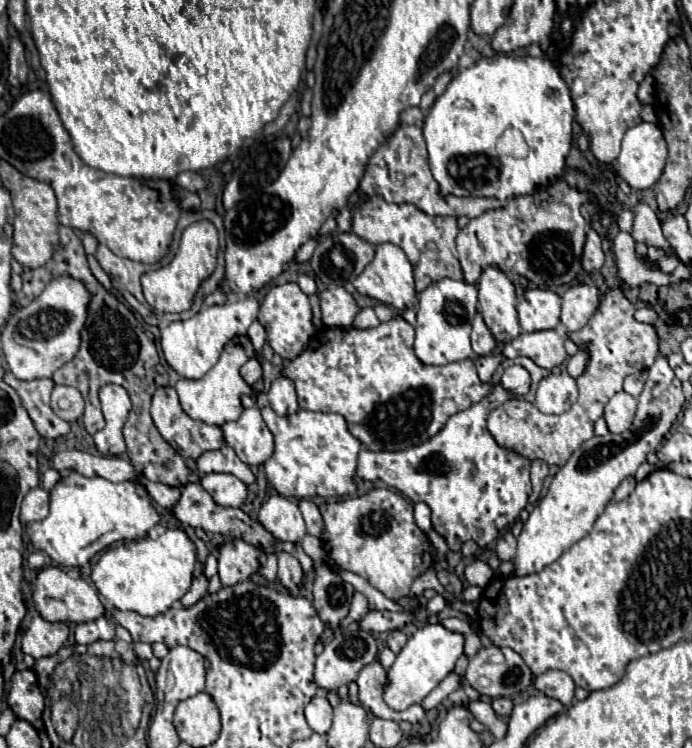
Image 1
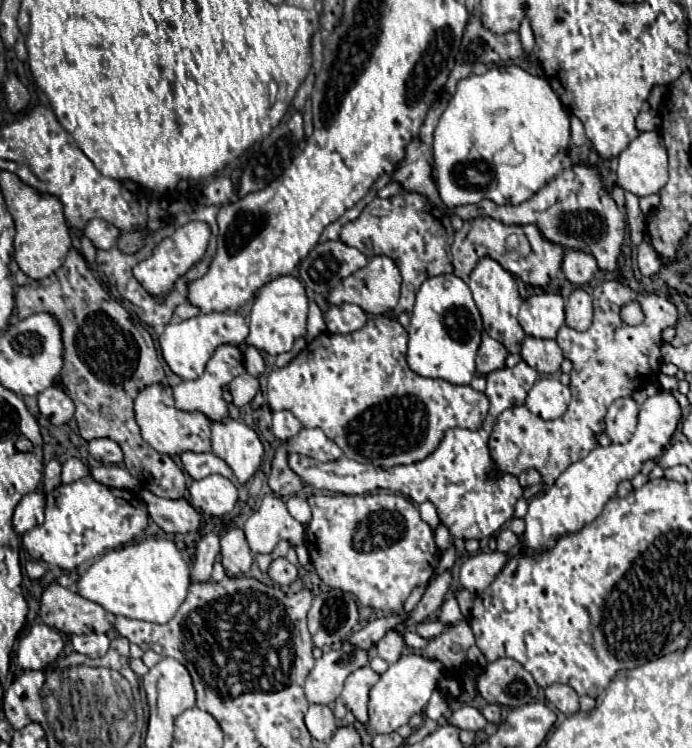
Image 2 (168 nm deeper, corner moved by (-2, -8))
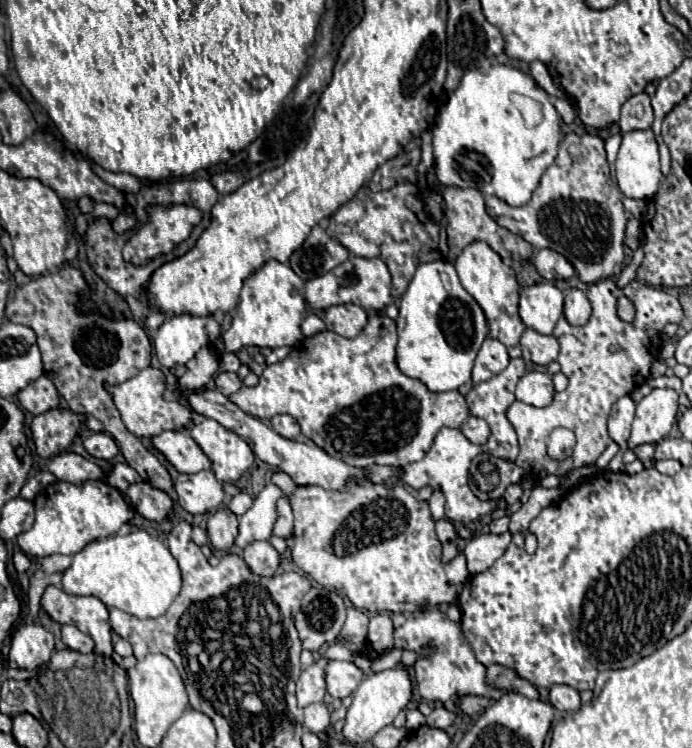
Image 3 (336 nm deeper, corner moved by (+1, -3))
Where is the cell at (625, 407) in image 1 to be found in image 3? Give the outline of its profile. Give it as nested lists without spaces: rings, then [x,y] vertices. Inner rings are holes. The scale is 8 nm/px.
[[[629,396],[619,398],[613,404],[613,410],[609,416],[609,436],[619,444],[621,450],[627,450],[633,418],[635,418],[635,402]]]

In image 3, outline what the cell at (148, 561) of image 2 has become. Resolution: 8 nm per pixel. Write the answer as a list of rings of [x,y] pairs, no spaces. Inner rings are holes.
[[[137,530],[127,536],[117,534],[103,540],[93,540],[81,552],[73,554],[71,566],[63,572],[63,590],[67,594],[97,596],[107,608],[119,608],[137,618],[159,618],[167,612],[181,590],[181,572],[177,560],[171,556],[169,548],[161,540],[153,538],[145,530]]]

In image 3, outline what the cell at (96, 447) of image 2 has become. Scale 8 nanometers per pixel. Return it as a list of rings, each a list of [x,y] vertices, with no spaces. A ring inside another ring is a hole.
[[[91,432],[85,436],[83,440],[85,450],[93,456],[93,458],[103,458],[103,460],[113,460],[119,454],[119,448],[115,444],[115,440],[105,434],[105,432]]]

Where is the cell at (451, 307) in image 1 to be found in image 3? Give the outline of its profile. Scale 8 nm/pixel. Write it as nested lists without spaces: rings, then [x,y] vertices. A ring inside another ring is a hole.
[[[433,260],[419,264],[407,292],[403,294],[407,306],[407,322],[399,332],[397,366],[415,380],[421,380],[429,392],[457,390],[471,380],[475,356],[489,336],[487,320],[481,306],[461,286],[451,262]],[[441,316],[441,318],[439,318]]]

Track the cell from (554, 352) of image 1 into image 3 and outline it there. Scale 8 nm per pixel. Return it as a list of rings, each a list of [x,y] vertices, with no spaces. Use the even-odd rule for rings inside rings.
[[[527,328],[521,336],[521,350],[525,360],[531,360],[539,366],[547,366],[549,362],[557,360],[559,342],[555,336],[545,336],[535,332],[533,328]]]

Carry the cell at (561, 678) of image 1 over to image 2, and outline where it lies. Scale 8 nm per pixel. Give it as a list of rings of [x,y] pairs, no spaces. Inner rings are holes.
[[[554,683],[548,689],[544,689],[546,699],[564,715],[574,715],[578,713],[578,693],[564,683]]]

